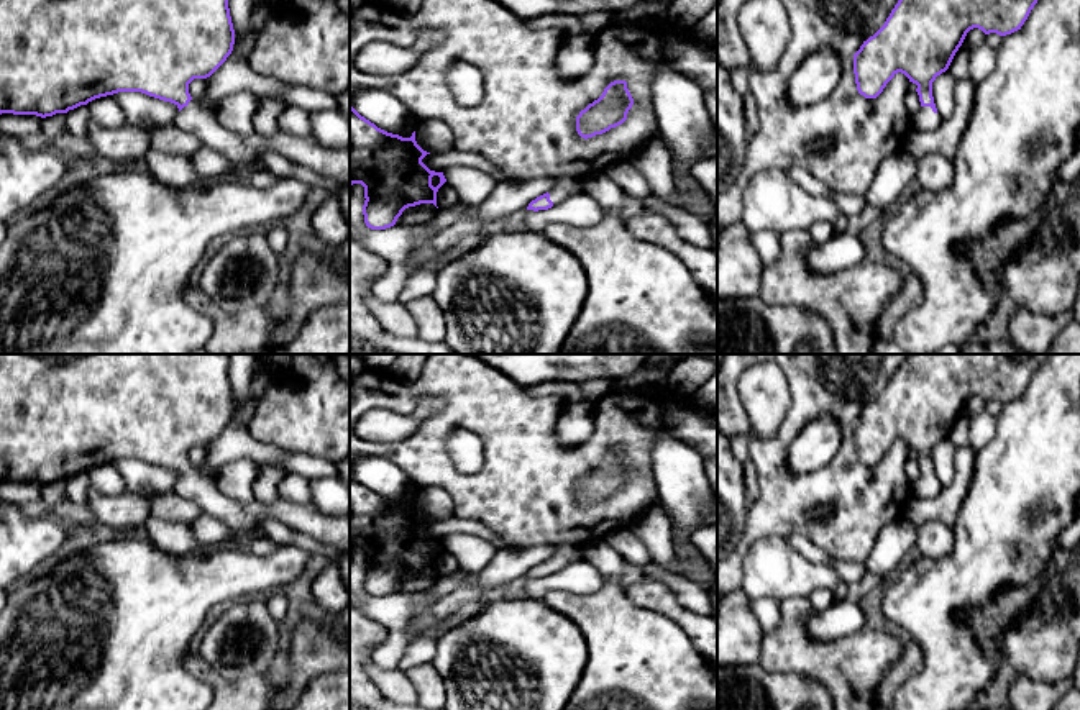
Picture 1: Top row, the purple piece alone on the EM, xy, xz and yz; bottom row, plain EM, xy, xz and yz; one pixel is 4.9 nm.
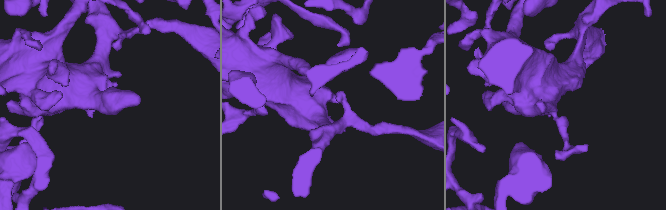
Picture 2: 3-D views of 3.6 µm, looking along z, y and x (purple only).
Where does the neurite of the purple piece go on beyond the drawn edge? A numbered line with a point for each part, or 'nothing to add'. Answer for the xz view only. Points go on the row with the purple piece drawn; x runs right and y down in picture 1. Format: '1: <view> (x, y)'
1: xz (565, 187)

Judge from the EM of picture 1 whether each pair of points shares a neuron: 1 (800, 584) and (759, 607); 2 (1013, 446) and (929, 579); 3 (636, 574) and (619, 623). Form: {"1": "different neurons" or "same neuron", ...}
{"1": "different neurons", "2": "same neuron", "3": "different neurons"}

